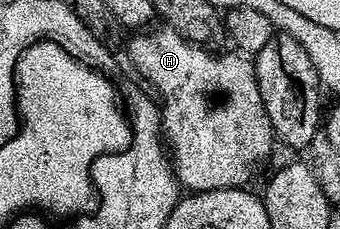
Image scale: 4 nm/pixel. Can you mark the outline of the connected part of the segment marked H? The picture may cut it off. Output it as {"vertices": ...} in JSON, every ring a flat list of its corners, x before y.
{"vertices":[[167,27,149,28,147,31,140,31,135,34,136,37,128,45,128,53,132,56,132,61,136,64,136,69,156,88,155,96,158,98,160,106,160,120,162,122,162,137,166,142,167,152,170,154,170,164,173,173,176,174,177,182,188,193,205,193,206,191,214,191,215,189,239,189,247,186,248,180,252,177,252,172,267,159,272,153,272,141,274,145,274,134,272,132,272,124,266,115,266,107,262,103,262,95,260,88,256,82,256,66,247,56,241,55,239,52,220,53,215,57,215,52,209,51,207,48,193,45,192,42,186,40,182,35,178,35,178,31]]}

